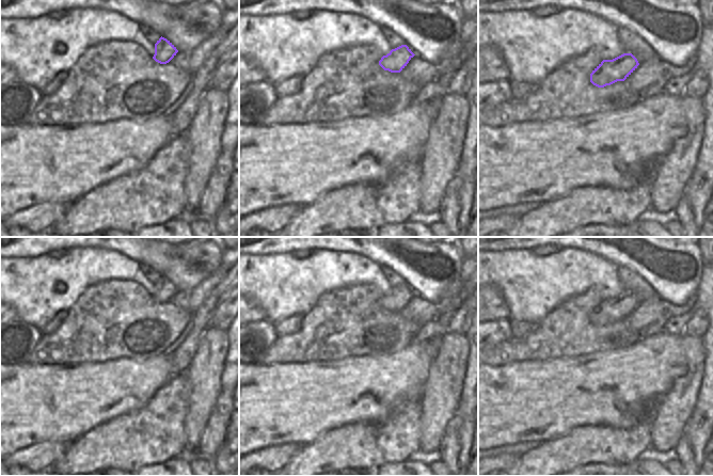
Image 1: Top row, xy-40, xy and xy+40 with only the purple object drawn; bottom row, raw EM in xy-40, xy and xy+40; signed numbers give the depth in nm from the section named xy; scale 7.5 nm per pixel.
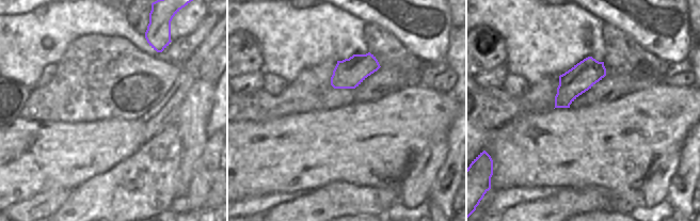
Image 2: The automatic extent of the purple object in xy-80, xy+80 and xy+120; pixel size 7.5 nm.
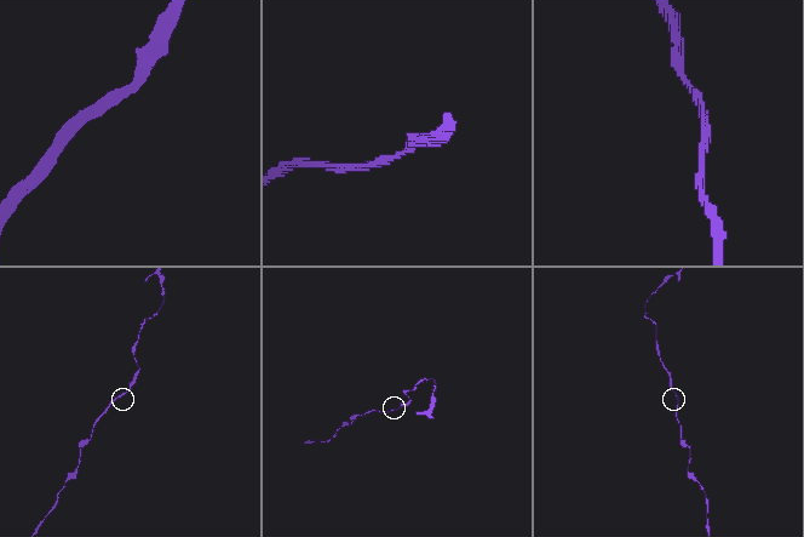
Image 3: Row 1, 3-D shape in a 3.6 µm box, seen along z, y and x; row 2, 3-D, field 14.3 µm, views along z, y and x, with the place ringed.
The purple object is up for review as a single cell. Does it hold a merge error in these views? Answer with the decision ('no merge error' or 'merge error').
no merge error

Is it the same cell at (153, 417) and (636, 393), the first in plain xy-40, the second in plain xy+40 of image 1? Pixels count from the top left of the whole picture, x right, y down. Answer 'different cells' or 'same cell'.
different cells

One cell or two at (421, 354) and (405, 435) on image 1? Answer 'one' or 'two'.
two

